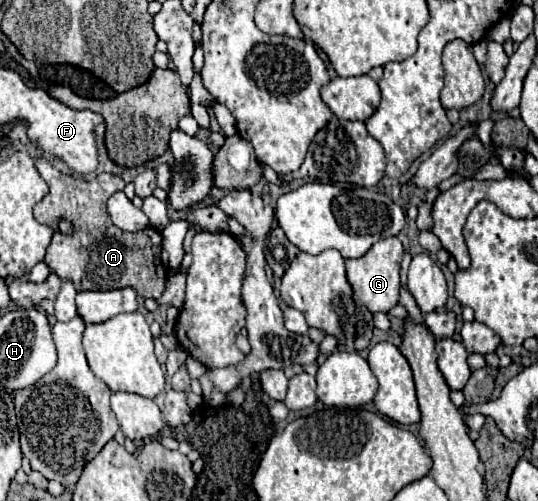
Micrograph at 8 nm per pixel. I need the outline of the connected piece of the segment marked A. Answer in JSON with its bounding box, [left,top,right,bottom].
[35,156,167,298]

